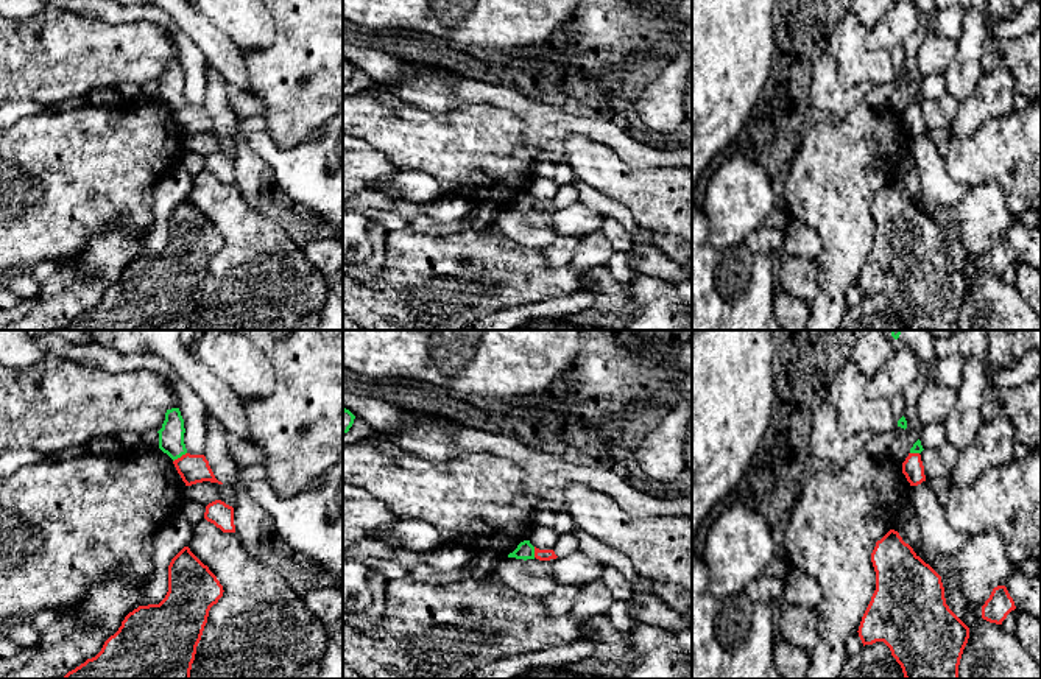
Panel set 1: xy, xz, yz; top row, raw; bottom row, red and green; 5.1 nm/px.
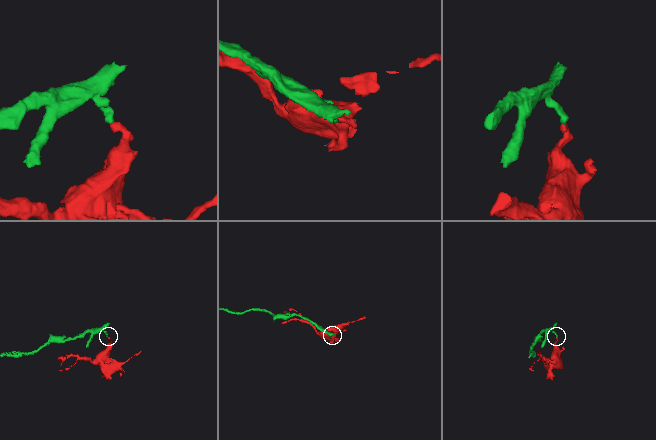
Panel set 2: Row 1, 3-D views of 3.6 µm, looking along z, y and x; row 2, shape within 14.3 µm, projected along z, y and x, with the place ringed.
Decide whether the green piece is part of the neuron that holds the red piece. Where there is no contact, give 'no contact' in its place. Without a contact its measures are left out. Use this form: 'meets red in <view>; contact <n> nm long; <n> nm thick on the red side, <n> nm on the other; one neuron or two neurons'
meets red in xy; contact 90 nm long; 150 nm thick on the red side, 130 nm on the other; two neurons

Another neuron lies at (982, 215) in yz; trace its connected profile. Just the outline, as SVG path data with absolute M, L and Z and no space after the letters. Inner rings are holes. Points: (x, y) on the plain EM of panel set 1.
M996 182L971 187L954 207L927 206L921 193L912 199L941 229L957 226L965 249L977 259L985 255L994 238L1007 238L1016 220L1008 210L1004 190Z

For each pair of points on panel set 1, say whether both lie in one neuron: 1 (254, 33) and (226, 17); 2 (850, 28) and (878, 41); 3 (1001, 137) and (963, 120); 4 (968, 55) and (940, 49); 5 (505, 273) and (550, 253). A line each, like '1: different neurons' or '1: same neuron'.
1: same neuron
2: different neurons
3: different neurons
4: different neurons
5: different neurons

